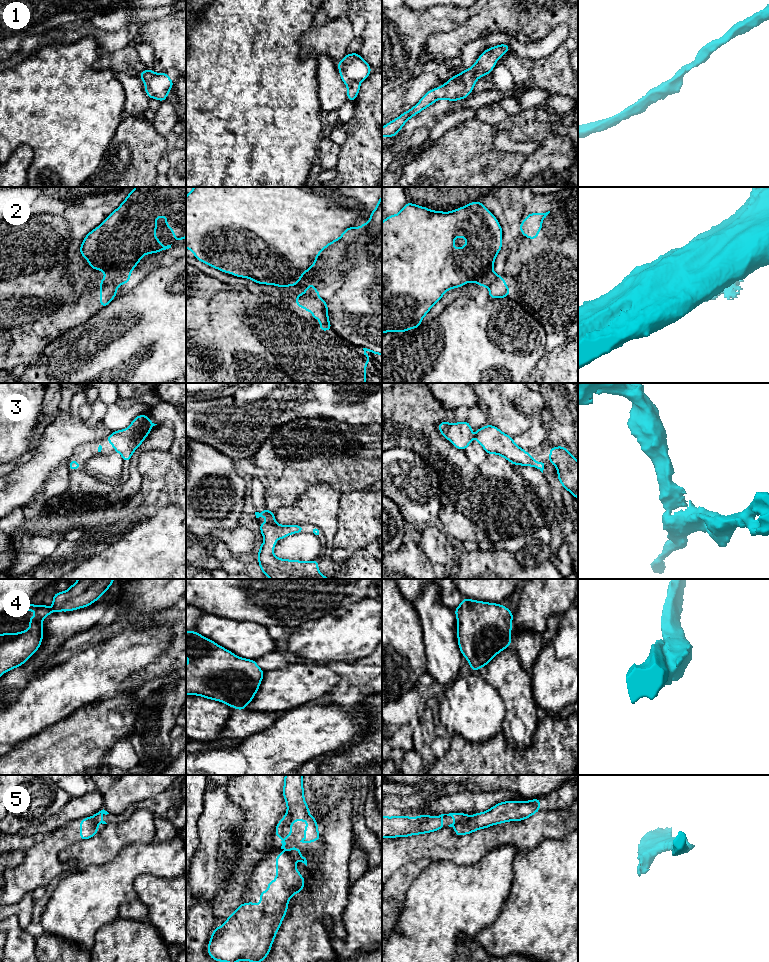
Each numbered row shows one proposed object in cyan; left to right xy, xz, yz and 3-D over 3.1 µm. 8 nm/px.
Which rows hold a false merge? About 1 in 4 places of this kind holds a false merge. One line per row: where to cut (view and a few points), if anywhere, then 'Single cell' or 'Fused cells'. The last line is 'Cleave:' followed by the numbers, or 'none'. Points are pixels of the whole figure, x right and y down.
1: No split. Single cell
2: Split along xz (304, 293), (318, 298). Fused cells
3: No split. Single cell
4: No split. Single cell
5: Split along yz (469, 817), (459, 824). Fused cells
Cleave: 2, 5

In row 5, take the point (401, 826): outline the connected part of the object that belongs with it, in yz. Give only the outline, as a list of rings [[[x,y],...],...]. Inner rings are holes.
[[[449,813],[431,817],[430,815],[420,815],[418,817],[393,816],[386,817],[382,815],[382,838],[409,837],[430,833],[443,829],[443,816],[451,816],[455,822],[448,825],[455,827],[469,818],[465,813]]]

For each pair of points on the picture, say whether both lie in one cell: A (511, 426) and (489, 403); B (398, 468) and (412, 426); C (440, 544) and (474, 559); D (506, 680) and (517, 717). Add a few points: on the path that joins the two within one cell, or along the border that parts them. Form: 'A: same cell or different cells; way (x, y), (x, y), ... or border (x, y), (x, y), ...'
A: same cell; way (506, 420), (495, 409)
B: different cells; border (392, 447), (410, 449), (425, 461)
C: different cells; border (459, 550), (455, 560)
D: same cell; way (515, 689), (517, 692), (517, 708)

